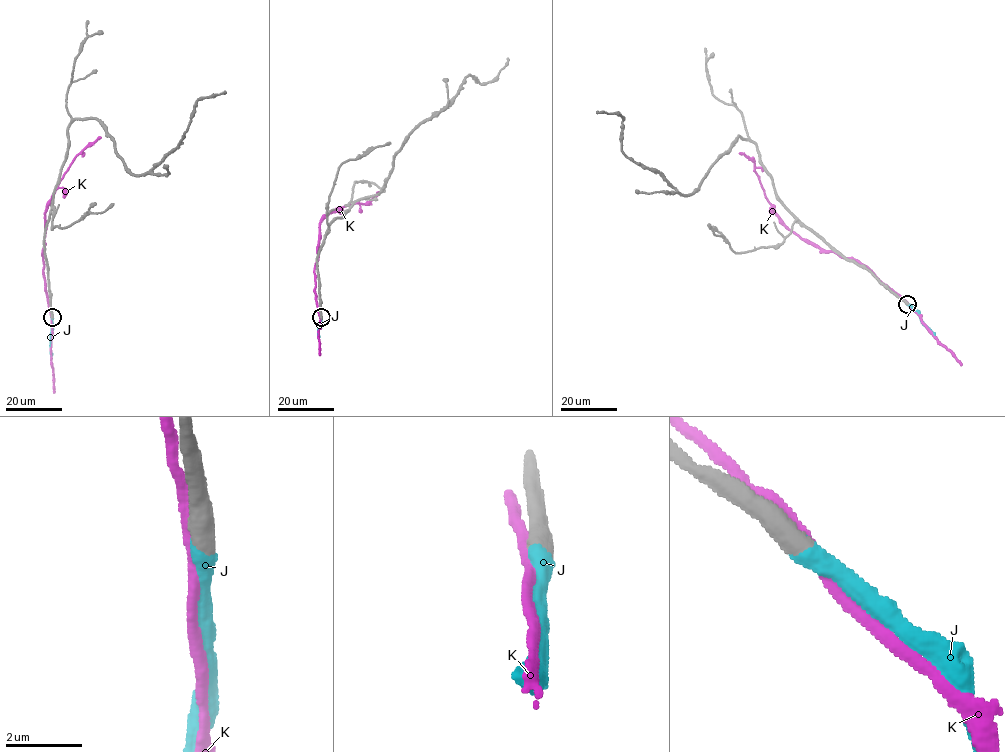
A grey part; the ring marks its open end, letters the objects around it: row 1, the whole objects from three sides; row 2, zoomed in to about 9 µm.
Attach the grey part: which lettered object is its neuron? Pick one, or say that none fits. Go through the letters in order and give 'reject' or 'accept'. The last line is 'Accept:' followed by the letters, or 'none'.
J: accept
K: reject
Accept: J

